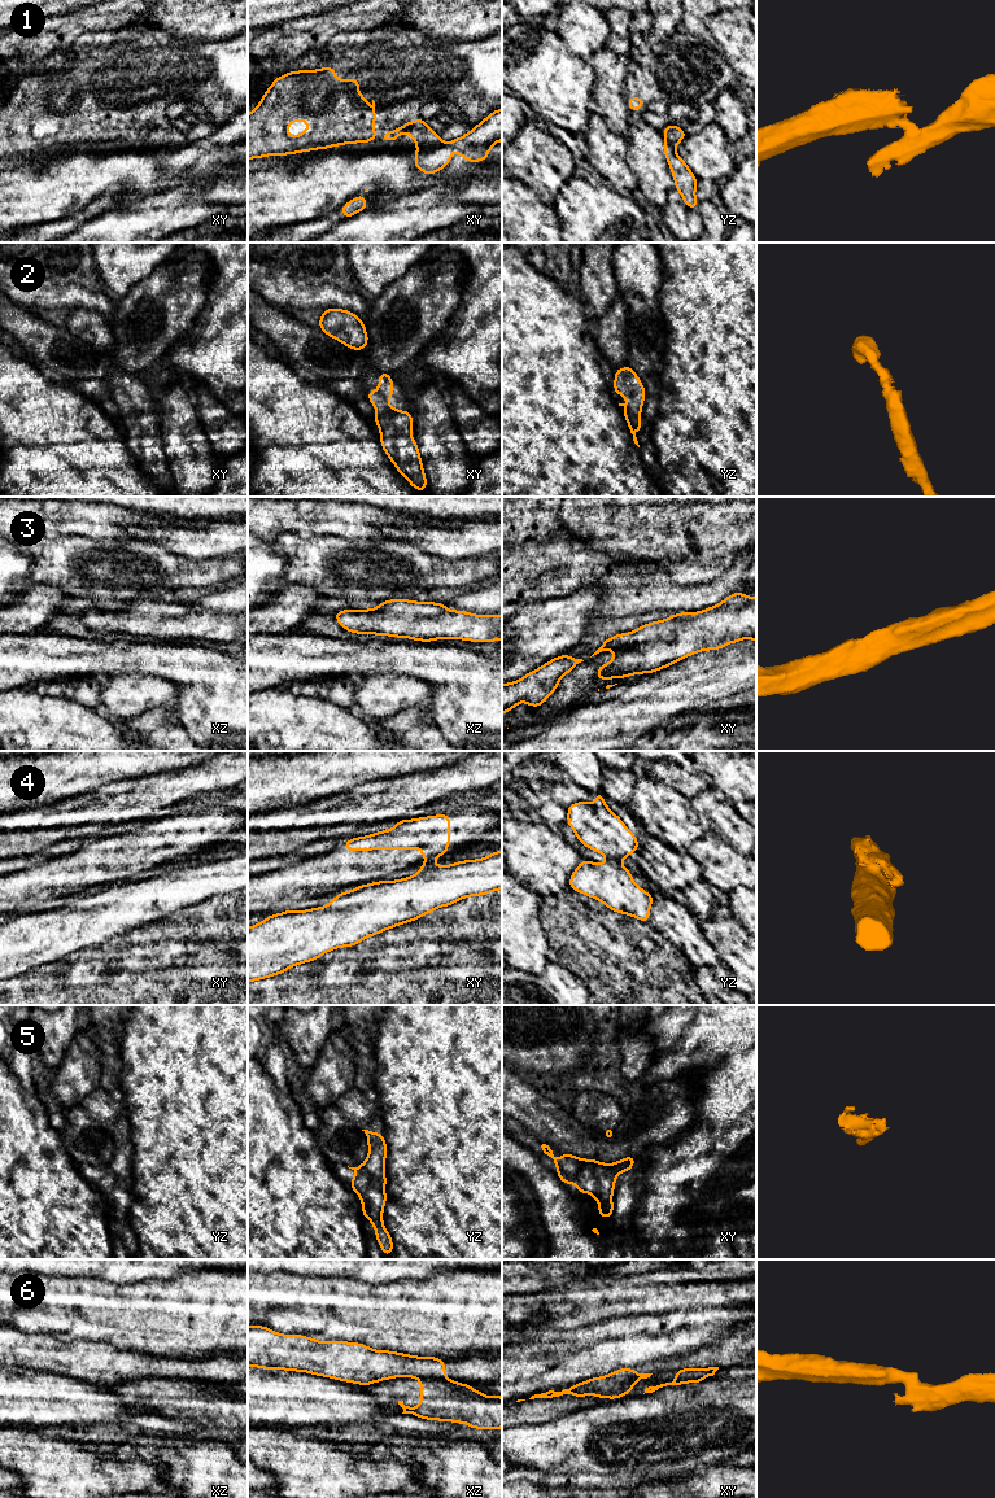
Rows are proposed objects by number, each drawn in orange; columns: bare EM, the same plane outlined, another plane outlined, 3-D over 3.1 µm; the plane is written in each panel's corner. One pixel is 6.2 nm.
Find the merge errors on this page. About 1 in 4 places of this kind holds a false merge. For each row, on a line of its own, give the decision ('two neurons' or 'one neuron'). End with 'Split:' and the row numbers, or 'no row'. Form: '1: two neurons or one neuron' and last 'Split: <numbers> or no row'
1: two neurons
2: one neuron
3: one neuron
4: two neurons
5: one neuron
6: two neurons
Split: 1, 4, 6

